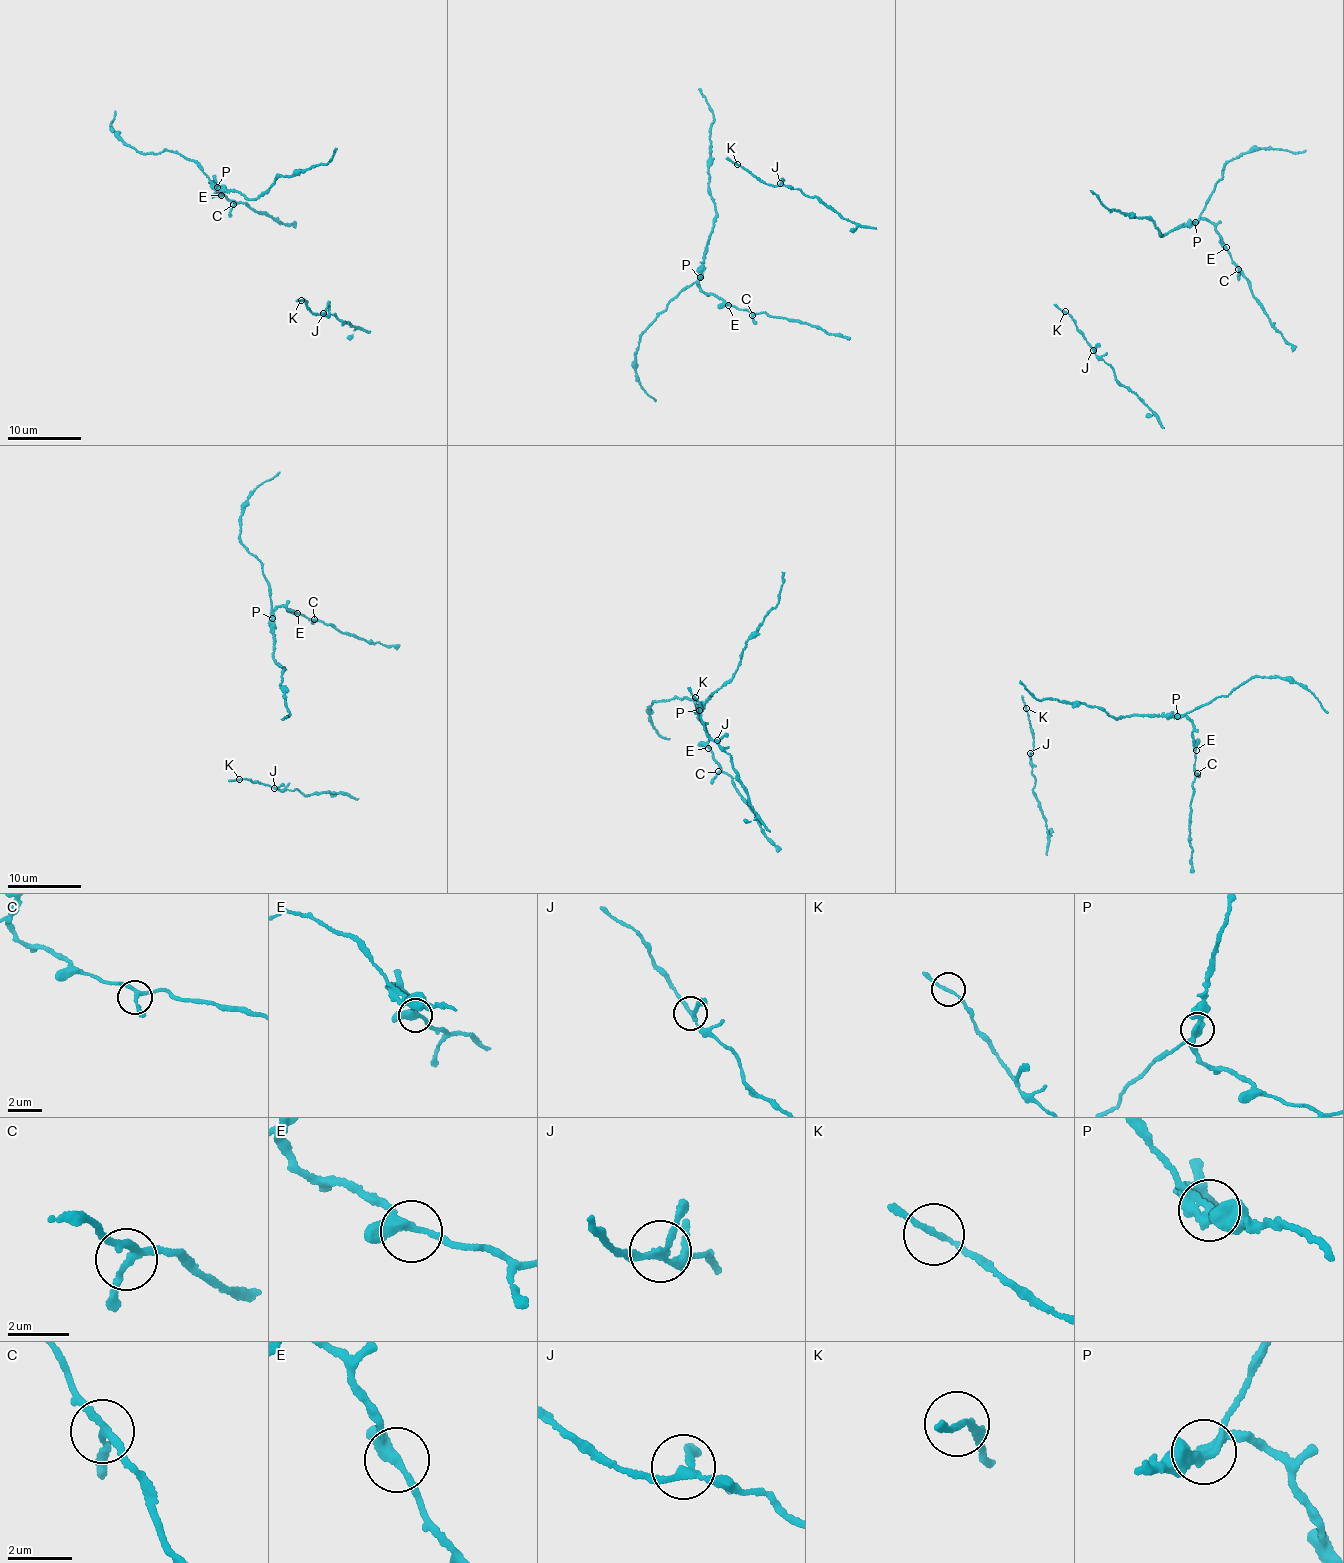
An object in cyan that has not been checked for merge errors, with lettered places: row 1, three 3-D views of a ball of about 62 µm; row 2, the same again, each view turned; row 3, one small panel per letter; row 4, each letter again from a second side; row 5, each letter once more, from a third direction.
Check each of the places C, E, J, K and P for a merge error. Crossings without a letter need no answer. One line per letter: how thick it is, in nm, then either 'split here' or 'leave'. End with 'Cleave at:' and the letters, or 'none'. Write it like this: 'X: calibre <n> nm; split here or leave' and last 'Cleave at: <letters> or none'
C: calibre 190 nm; leave
E: calibre 280 nm; leave
J: calibre 180 nm; leave
K: calibre 160 nm; leave
P: calibre 320 nm; split here
Cleave at: P

